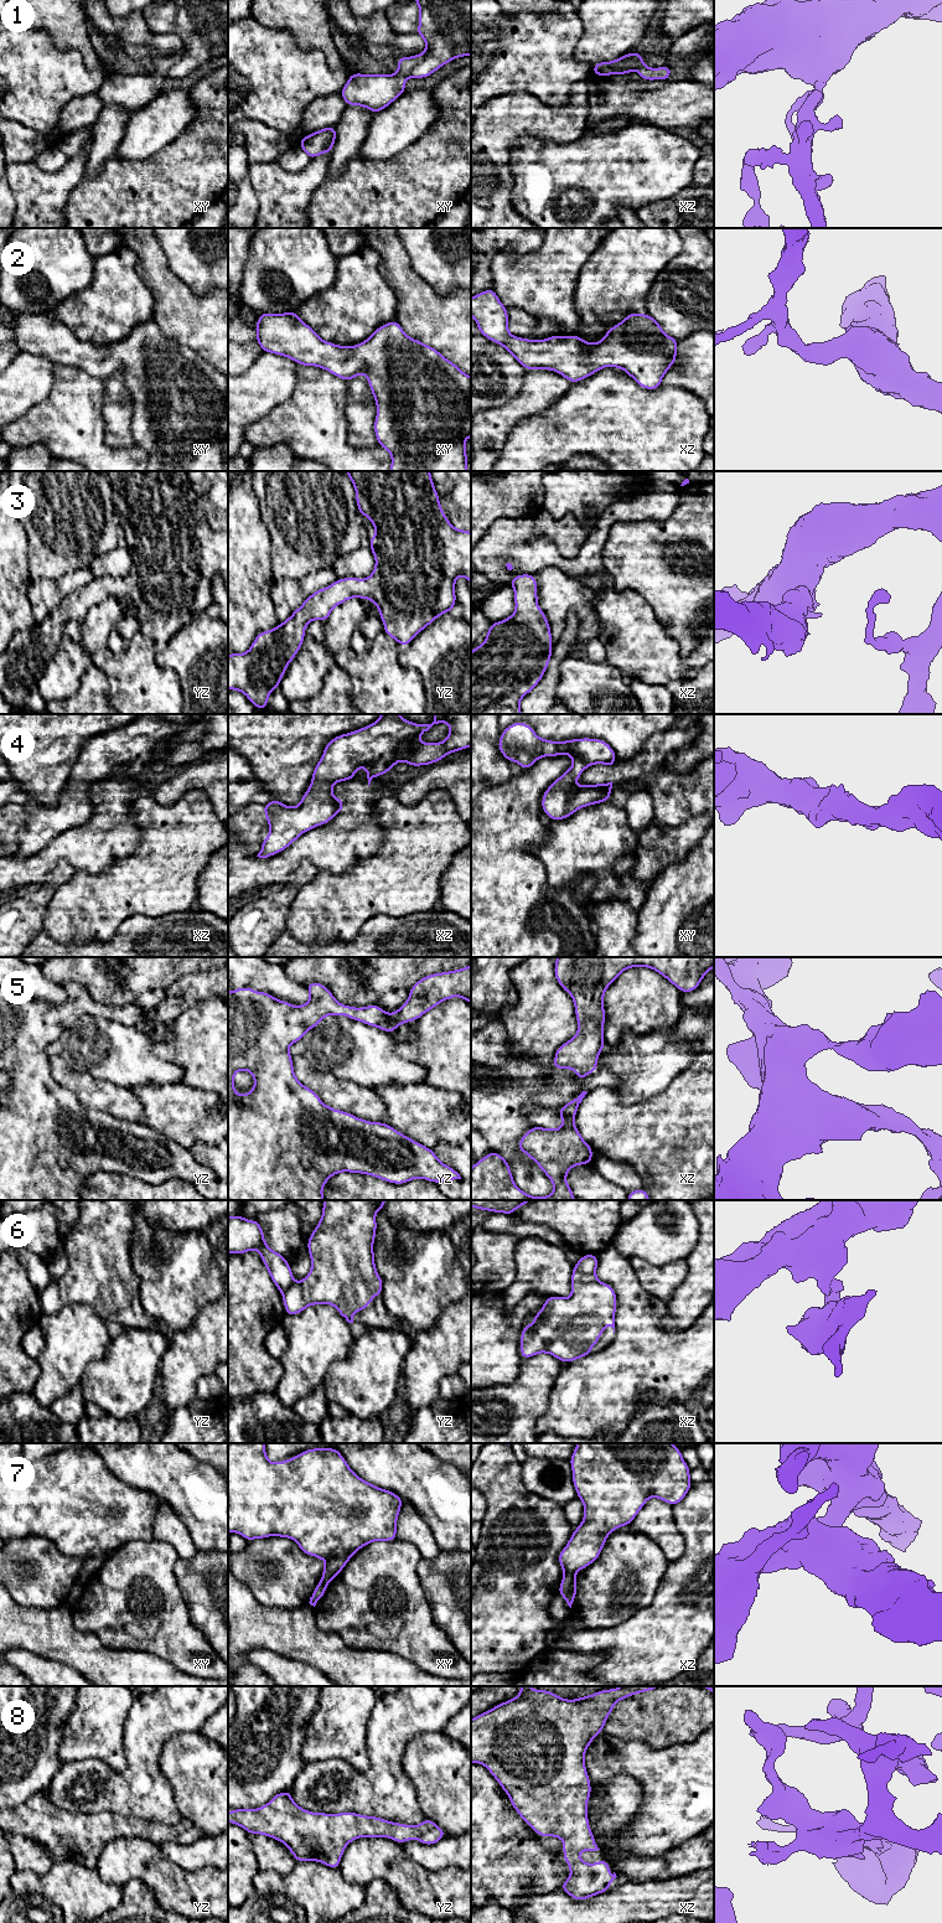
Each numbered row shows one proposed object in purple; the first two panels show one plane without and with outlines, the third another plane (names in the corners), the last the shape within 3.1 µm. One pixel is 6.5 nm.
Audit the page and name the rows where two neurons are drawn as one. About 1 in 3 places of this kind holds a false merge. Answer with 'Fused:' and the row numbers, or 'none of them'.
Fused: 6, 7

